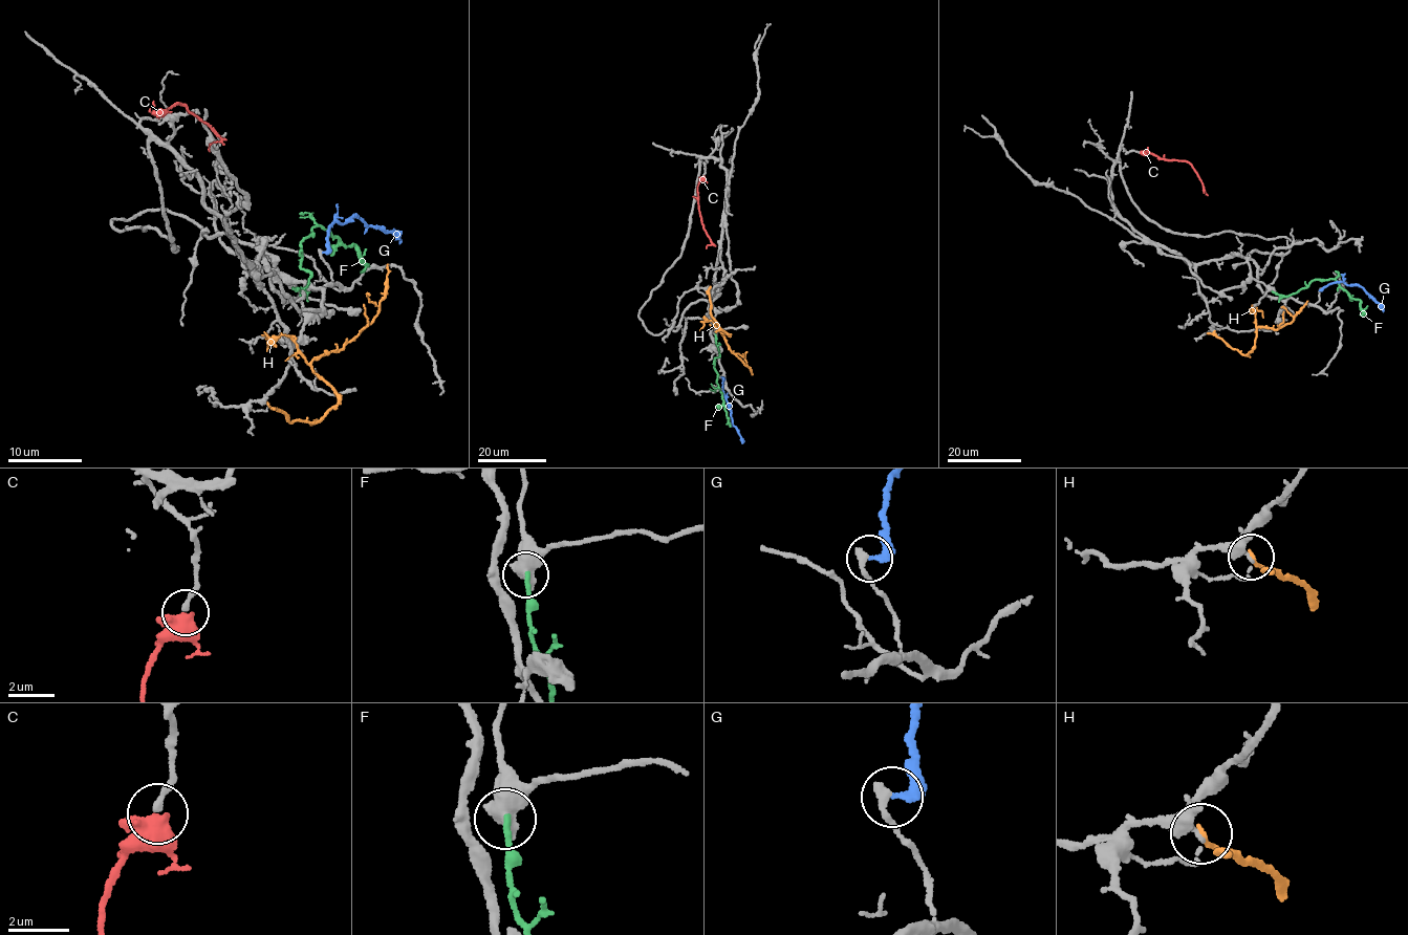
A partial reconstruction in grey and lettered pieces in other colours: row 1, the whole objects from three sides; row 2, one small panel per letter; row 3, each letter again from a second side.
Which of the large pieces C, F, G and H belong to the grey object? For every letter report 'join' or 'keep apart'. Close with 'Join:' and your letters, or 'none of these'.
C: join
F: keep apart
G: keep apart
H: keep apart
Join: C

